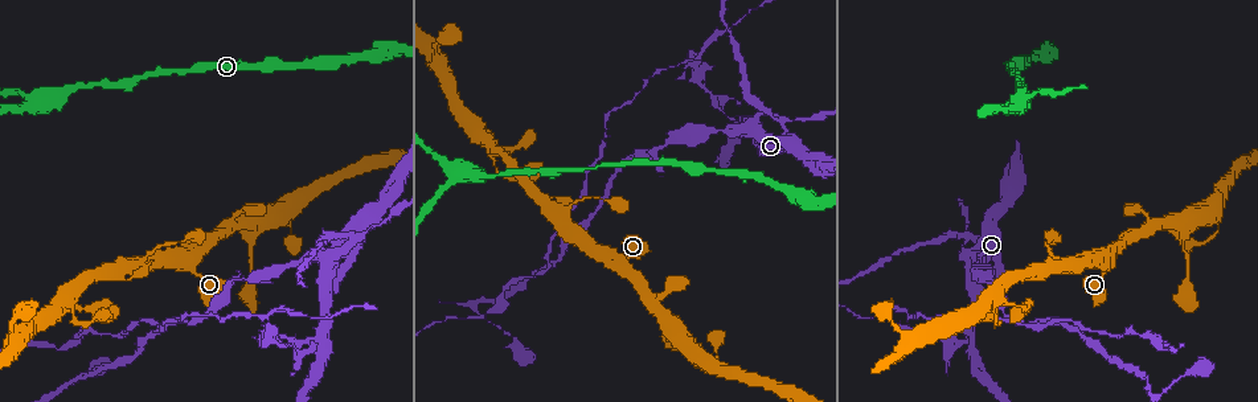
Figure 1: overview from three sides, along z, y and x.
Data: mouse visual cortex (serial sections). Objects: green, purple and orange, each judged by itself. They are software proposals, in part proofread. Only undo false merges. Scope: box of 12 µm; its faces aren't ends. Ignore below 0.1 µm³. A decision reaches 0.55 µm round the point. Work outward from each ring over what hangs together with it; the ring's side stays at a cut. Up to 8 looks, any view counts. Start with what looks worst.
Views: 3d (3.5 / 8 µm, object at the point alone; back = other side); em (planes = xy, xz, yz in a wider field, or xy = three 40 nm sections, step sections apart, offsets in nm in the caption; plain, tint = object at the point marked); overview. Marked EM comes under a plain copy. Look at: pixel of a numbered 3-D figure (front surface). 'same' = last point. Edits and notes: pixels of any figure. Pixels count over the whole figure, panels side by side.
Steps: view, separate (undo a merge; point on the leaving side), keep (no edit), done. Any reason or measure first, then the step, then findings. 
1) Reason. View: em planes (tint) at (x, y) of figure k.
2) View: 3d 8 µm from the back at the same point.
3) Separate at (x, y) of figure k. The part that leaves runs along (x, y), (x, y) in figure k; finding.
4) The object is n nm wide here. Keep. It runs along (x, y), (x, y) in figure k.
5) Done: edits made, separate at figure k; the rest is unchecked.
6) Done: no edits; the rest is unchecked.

Three arms meet. View: 3d 3.5 µm from the back at (315, 257) of figure 1.

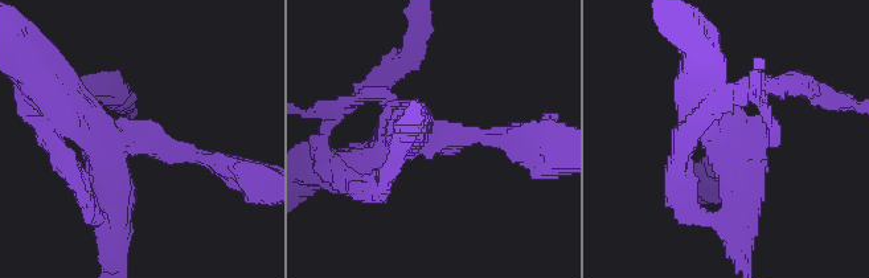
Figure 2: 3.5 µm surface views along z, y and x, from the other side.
3 arms meet here; the arms are 150, 350, 500 nm wide; now the EM. View: em xy step 3 (tint) at (147, 142) of figure 2.

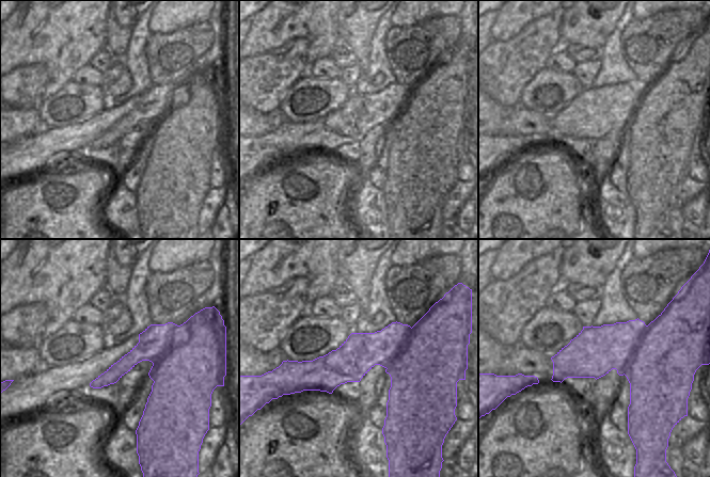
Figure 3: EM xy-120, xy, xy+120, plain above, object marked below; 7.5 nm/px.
View: em planes (tint) at the same point.

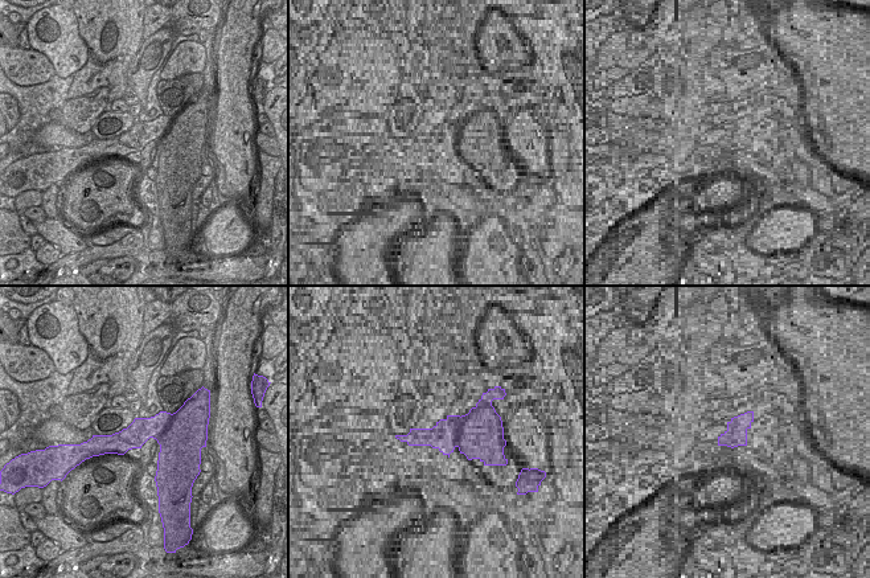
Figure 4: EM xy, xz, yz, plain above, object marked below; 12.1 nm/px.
Separate at (759, 62) of figure 2. A border runs along (173, 414), (164, 431), (156, 439) in figure 4; a second cell is stuck on.

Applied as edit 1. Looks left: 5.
Side arm on a straight run. View: 3d 3.5 µm at (972, 341) of figure 1.

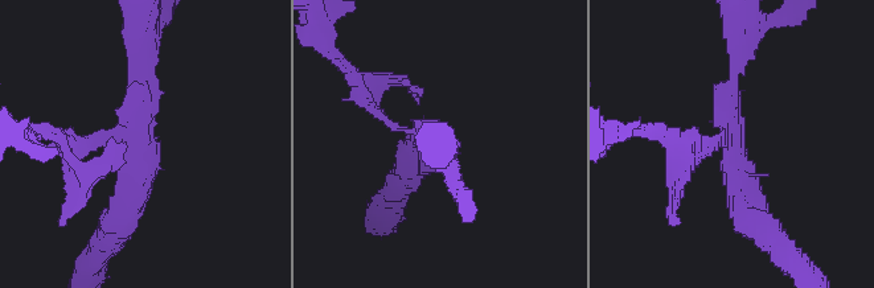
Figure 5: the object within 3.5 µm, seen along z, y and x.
Shape alone is not enough. View: em xy step 1 (tint) at (728, 133) of figure 5.

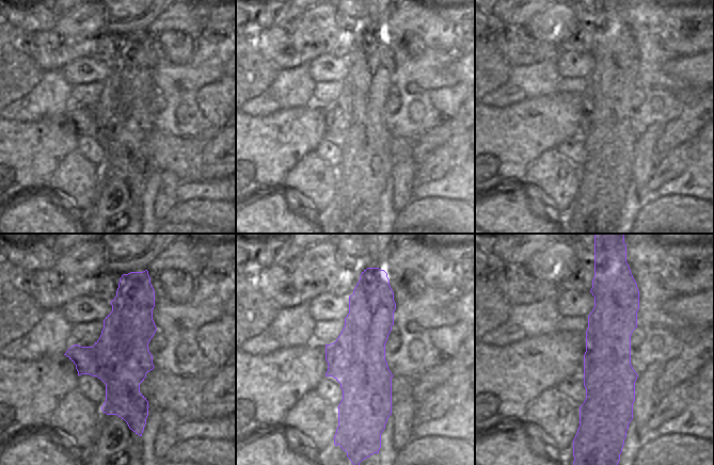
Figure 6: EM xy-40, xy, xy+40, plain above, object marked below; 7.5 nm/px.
3 arms meet here. Separate at (115, 157) of figure 5. A border runs along (92, 347), (98, 363), (97, 377) in figure 6; a second cell is stuck on.

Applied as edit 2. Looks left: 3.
Redraw. View: overview.

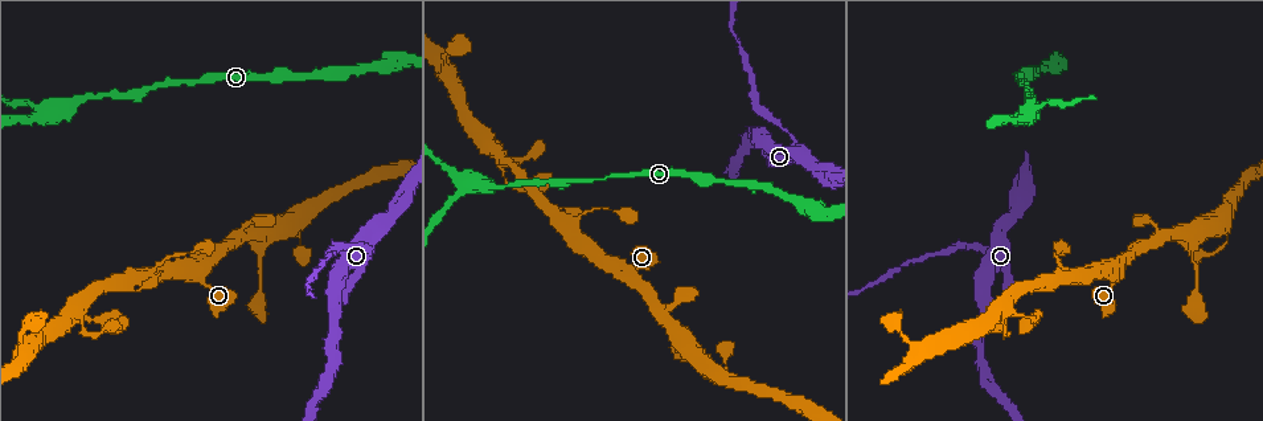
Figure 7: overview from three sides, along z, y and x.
View: 3d 3.5 µm at (39, 115) of figure 7.

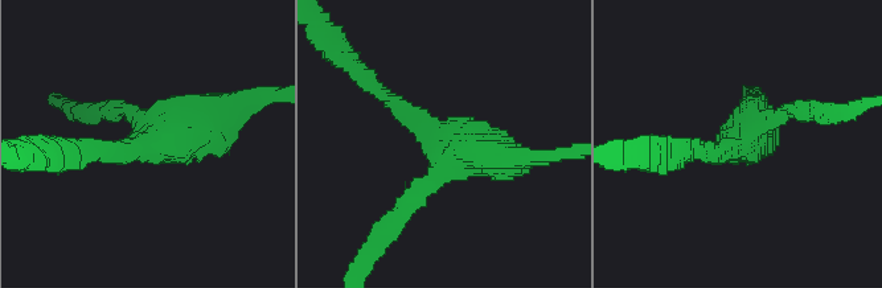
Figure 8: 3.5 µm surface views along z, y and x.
3 arms meet here. Keep. It runs along (548, 159), (466, 151), (397, 105) in figure 8; continuous, no second cell.

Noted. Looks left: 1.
Done: edits made, separate at figure 2, separate at figure 5; the rest is unchecked.

